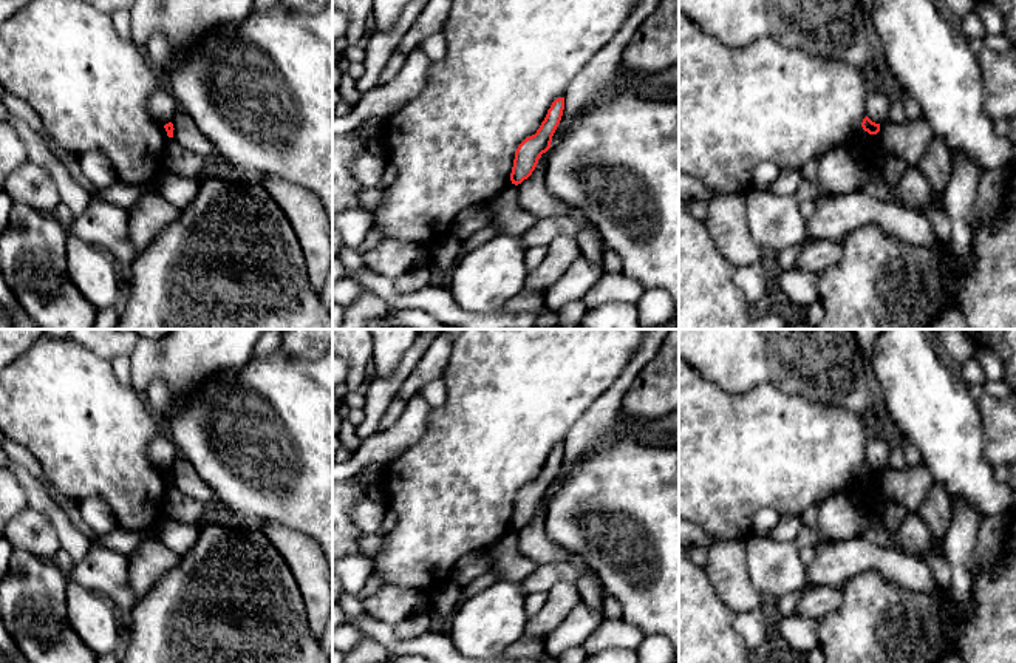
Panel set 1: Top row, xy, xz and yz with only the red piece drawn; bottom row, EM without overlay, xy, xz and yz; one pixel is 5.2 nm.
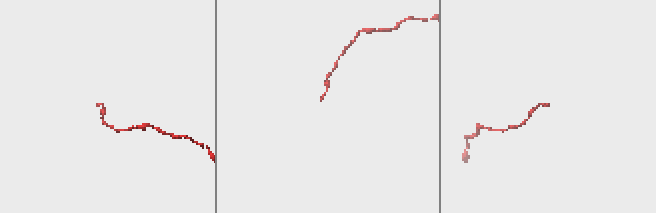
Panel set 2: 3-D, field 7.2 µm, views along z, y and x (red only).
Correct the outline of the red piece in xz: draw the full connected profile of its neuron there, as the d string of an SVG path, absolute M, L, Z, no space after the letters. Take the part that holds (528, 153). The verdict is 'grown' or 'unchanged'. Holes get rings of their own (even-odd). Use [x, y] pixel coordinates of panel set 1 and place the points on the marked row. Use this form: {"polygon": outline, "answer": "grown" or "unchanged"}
{"polygon": "M564 97L555 99L537 133L518 145L510 173L512 184L518 185L527 179L535 170L541 155L551 148L552 136L561 121L563 110Z", "answer": "unchanged"}

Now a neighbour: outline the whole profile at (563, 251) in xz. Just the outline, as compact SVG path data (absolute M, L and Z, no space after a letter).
M569 235L555 238L543 263L527 274L524 289L546 294L581 255L577 238Z

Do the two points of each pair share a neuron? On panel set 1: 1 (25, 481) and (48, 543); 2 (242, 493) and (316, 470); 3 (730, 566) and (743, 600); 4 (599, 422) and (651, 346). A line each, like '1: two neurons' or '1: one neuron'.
1: two neurons
2: one neuron
3: one neuron
4: one neuron

